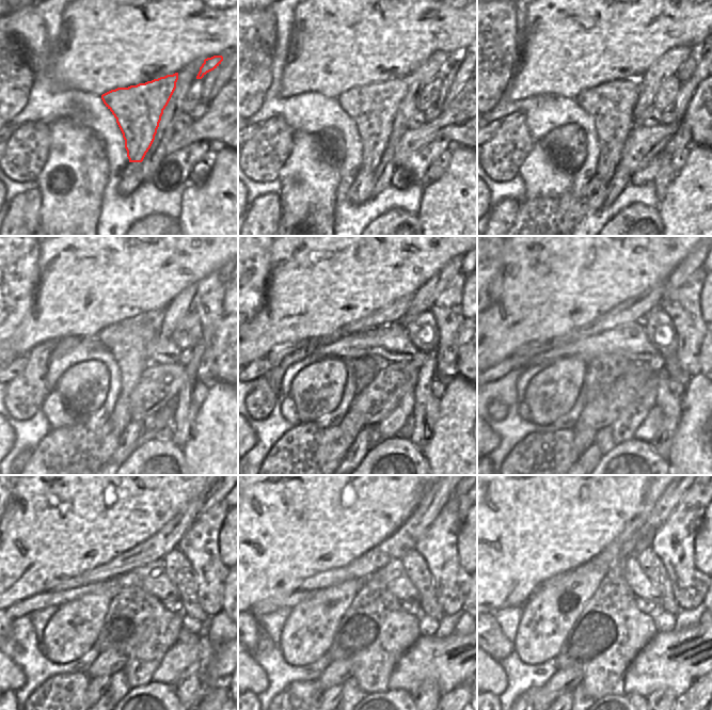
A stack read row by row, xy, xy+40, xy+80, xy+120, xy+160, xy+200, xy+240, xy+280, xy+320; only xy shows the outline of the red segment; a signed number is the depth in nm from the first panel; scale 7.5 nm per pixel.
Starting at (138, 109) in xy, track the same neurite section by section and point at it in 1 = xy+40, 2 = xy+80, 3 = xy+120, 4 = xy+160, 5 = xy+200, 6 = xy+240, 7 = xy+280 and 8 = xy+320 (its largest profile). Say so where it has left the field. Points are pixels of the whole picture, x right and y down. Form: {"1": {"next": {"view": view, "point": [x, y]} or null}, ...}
{"1": {"next": {"view": "xy+40", "point": [373, 108]}}, "2": {"next": {"view": "xy+80", "point": [611, 105]}}, "3": {"next": {"view": "xy+120", "point": [126, 341]}}, "4": {"next": {"view": "xy+160", "point": [348, 425]}}, "5": {"next": {"view": "xy+200", "point": [583, 440]}}, "6": {"next": {"view": "xy+240", "point": [97, 688]}}, "7": {"next": {"view": "xy+280", "point": [335, 692]}}, "8": {"next": {"view": "xy+320", "point": [566, 692]}}}

